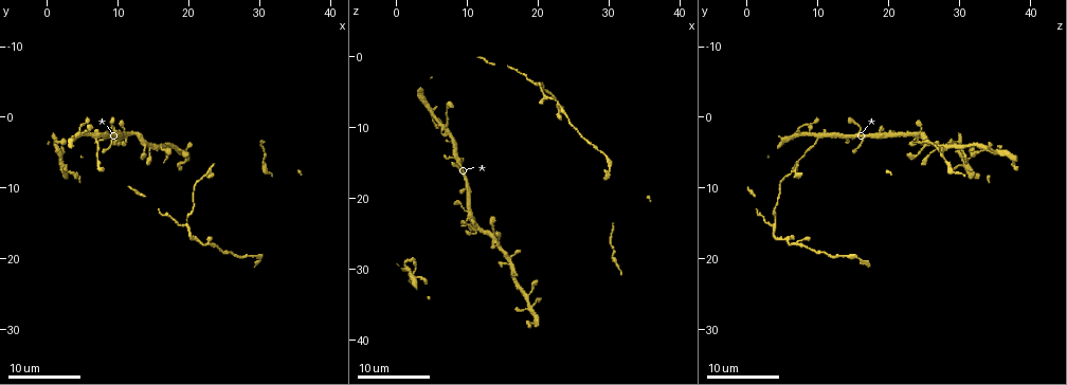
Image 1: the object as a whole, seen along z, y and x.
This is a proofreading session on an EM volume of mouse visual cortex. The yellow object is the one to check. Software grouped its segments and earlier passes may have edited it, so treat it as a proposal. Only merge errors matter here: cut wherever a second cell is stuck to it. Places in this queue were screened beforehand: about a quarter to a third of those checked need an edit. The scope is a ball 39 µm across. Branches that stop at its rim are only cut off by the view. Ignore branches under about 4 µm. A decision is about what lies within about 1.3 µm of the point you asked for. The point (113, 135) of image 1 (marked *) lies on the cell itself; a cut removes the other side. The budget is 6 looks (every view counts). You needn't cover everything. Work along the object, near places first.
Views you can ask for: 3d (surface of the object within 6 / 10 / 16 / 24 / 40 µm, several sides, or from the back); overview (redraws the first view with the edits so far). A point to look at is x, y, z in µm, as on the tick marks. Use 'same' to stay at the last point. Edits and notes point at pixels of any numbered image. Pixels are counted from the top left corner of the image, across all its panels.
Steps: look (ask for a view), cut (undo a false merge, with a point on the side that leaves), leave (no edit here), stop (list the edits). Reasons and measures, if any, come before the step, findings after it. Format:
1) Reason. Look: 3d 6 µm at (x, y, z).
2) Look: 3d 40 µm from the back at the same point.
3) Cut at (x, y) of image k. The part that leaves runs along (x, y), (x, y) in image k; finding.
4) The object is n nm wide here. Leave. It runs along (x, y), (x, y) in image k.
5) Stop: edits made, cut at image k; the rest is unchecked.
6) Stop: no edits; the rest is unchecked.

Looks like a crossing. Look: 3d 10 µm at (11.5, 2.5, 24.5).

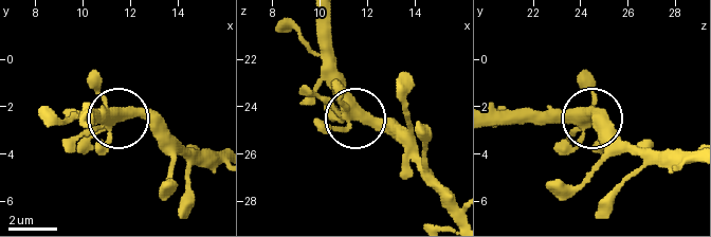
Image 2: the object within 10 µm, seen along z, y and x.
5 arms meet here. Leave. It runs along (316, 20), (324, 80), (346, 111), (383, 125), (401, 158) in image 2; one cell here.

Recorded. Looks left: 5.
Three-way junction. Look: 3d 6 µm at (18.5, 5.0, 34.0).

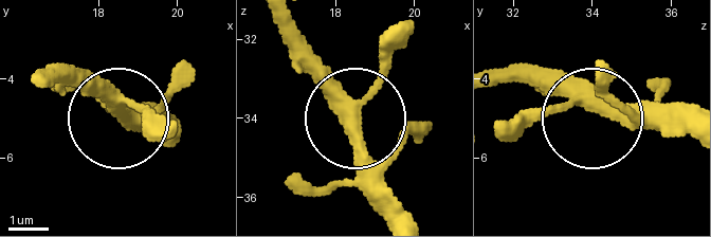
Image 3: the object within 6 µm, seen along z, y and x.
Leave. One cell here.

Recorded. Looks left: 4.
Branch point. Look: 3d 6 µm at (7.0, 2.5, 10.0).

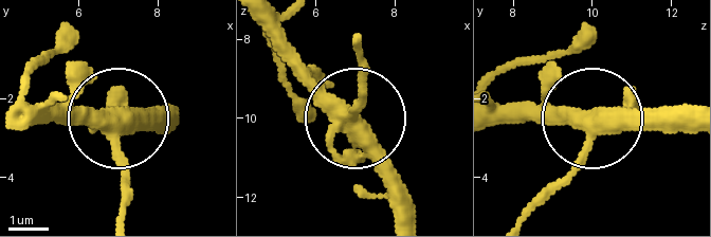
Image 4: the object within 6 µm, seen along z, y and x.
The side arm is 10 µm long. Leave. It runs along (688, 121), (498, 121) in image 4; all the same cell.

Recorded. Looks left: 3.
Stop: no edits; the rest is unchecked.

